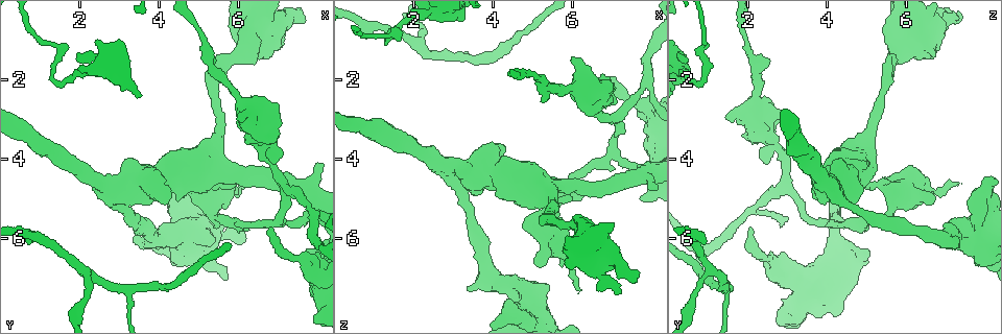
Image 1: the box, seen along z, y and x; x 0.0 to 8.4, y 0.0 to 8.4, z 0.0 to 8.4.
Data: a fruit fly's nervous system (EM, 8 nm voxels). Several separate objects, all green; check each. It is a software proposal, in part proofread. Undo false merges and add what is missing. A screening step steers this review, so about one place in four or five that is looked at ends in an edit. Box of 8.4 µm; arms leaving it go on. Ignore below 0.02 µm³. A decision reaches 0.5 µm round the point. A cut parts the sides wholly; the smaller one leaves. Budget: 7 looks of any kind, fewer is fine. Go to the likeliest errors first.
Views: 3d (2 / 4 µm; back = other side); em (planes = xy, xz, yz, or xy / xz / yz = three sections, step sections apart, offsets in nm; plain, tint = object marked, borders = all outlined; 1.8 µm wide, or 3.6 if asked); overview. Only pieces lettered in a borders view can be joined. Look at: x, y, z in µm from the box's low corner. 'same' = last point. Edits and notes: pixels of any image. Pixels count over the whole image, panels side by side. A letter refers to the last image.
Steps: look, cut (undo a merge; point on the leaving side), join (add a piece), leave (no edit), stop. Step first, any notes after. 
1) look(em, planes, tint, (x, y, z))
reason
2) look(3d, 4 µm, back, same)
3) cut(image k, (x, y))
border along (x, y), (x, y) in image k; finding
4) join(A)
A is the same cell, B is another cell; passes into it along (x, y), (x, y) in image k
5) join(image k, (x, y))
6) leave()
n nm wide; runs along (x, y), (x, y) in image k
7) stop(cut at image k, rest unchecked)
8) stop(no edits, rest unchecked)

look(3d, 4 µm, (4.90, 5.90, 7.55))
sudden change in width

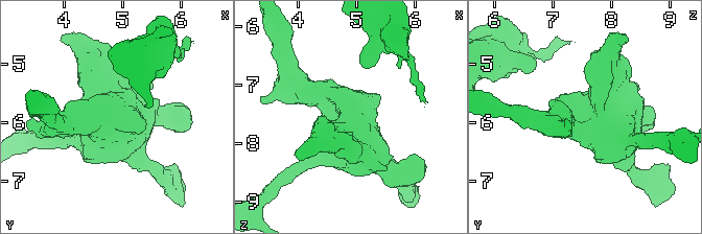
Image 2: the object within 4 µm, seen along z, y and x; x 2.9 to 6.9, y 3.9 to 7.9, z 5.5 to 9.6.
look(em, xz, step 8, tint, (4.95, 5.90, 7.50))

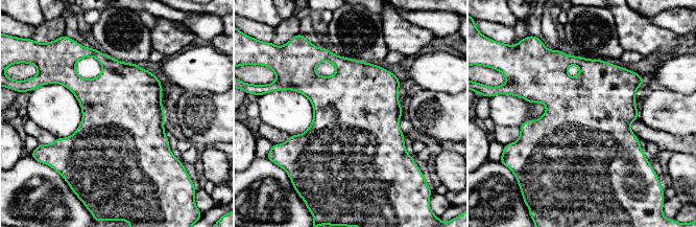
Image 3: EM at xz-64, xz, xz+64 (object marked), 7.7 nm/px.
look(em, yz, step 4, borders, same)

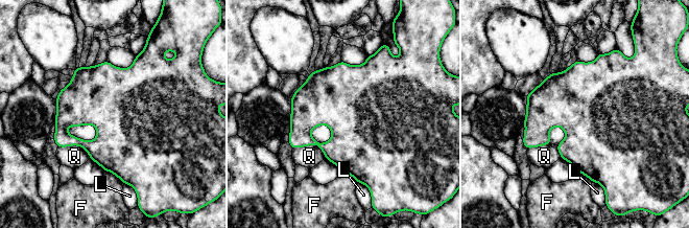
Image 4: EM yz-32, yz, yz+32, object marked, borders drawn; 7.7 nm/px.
leave()
F, L and Q are other cells; continuous, no second cell

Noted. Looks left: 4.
look(3d, 4 µm, (1.40, 1.15, 0.90))
abrupt turn

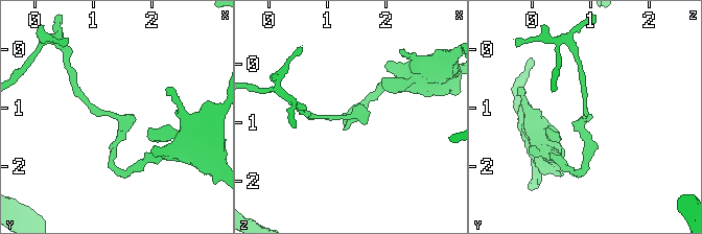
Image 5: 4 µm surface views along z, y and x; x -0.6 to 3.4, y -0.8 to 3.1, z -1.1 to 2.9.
look(em, planes, borders, (1.40, 1.15, 0.85))

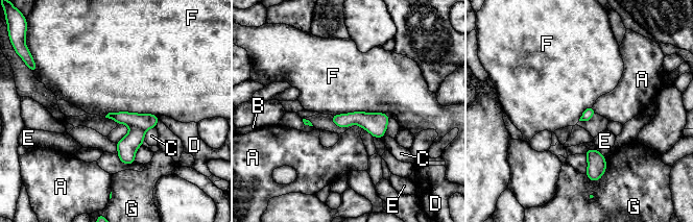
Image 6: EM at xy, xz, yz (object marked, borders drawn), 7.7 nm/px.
cut(image 6, (144, 121))
A, B, C, D, E, F and G are other cells; border along (129, 125), (145, 130) in image 6; two cells meet here

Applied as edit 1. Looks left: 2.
look(overview)
see it whole again

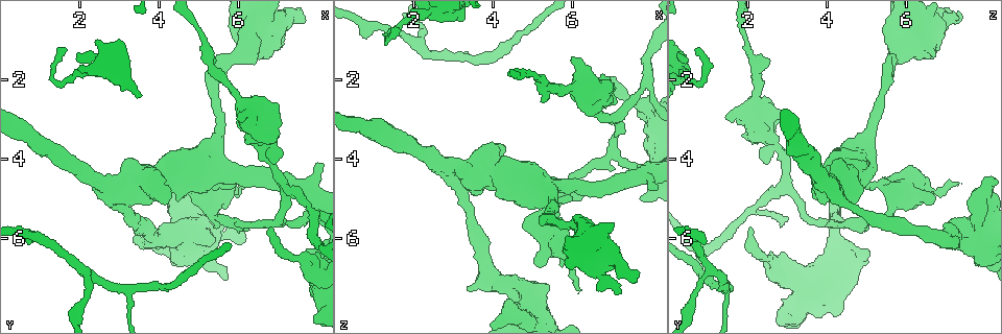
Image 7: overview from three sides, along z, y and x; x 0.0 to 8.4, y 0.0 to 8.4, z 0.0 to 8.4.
look(em, planes, borders, (6.15, 4.55, 7.30))

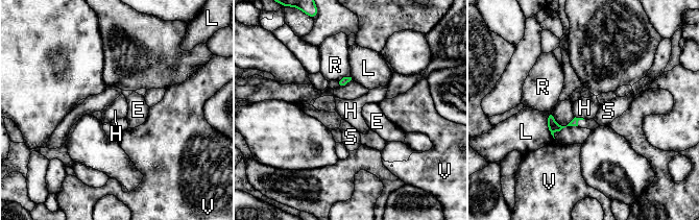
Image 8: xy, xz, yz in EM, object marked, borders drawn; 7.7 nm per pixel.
leave()
E, H, L, R, S and V are other cells; border along (575, 116), (583, 119) in image 8; no lettered piece goes on from it

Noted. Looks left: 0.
stop(cut at image 6, rest unchecked)

